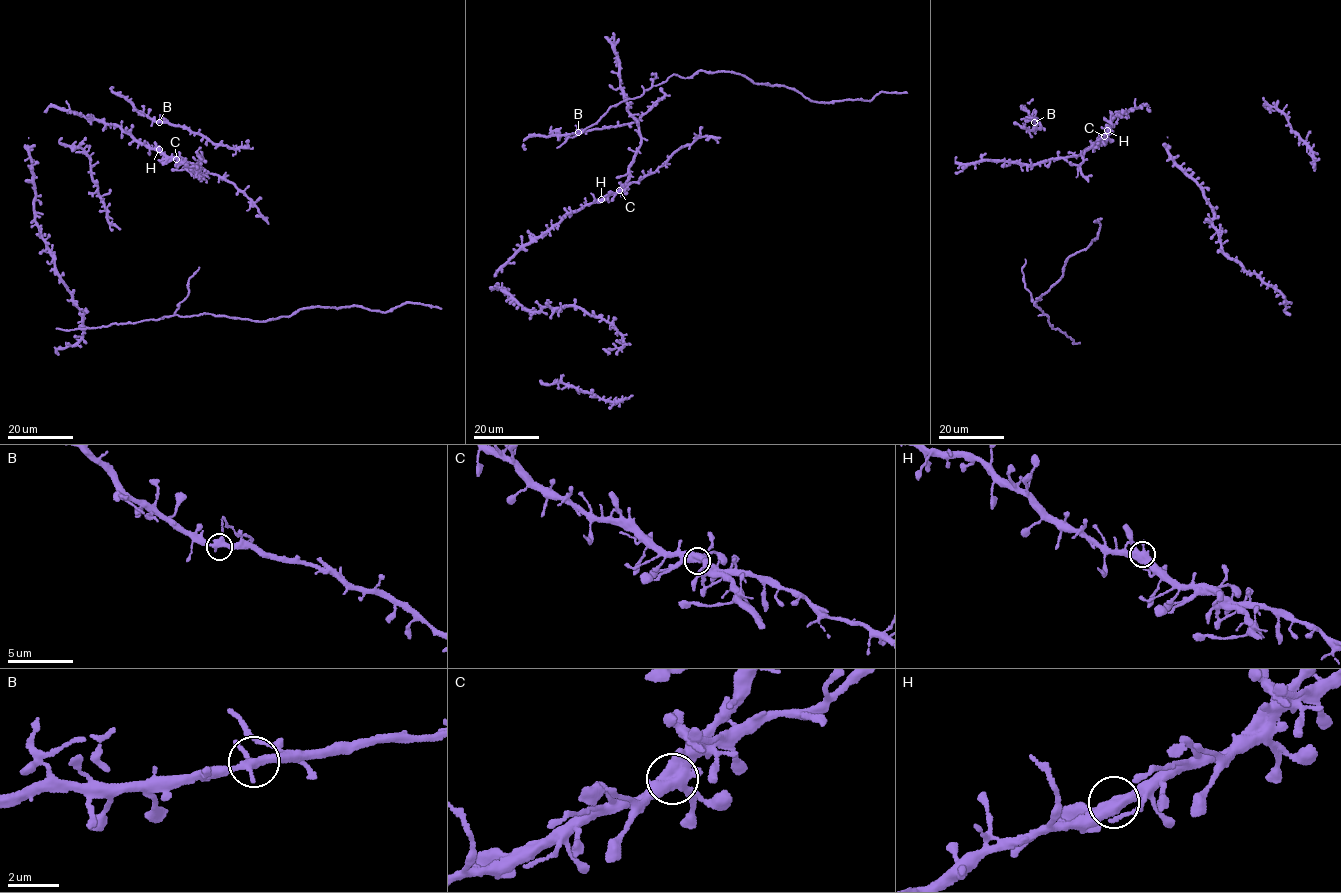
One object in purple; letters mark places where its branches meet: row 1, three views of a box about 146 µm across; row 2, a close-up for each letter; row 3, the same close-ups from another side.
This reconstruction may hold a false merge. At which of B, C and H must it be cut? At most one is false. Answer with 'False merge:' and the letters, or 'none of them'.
False merge: C

